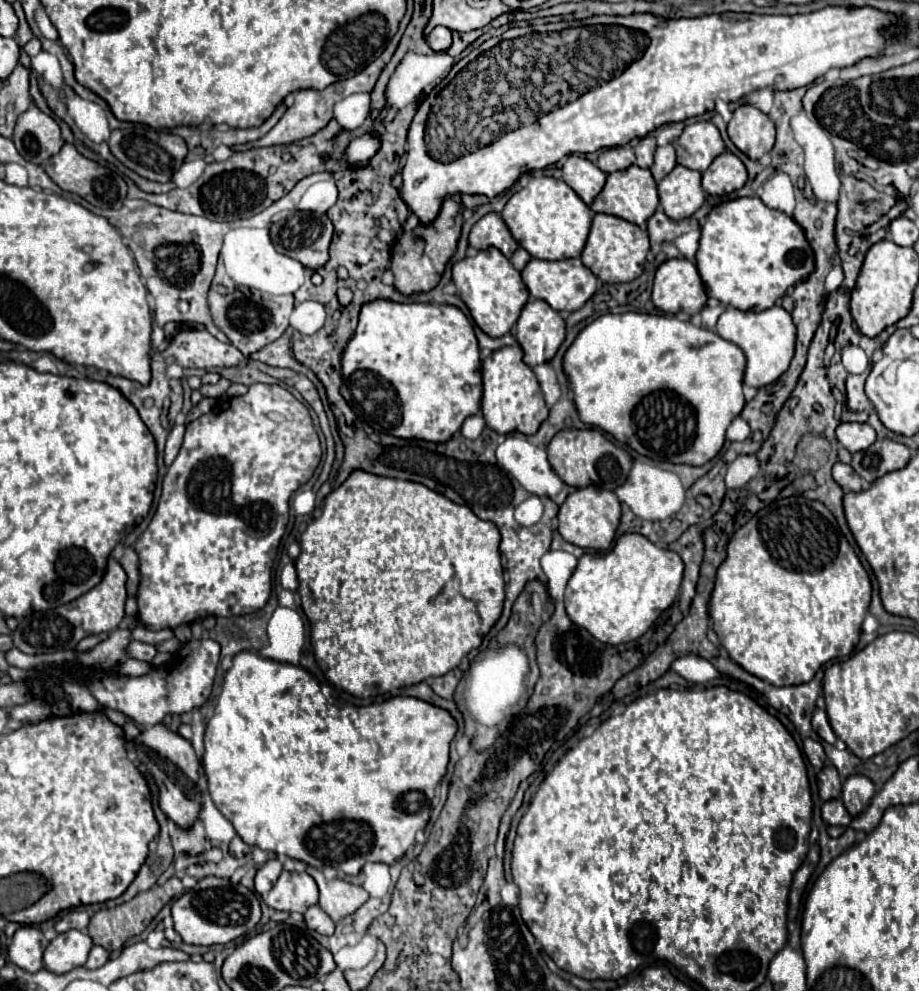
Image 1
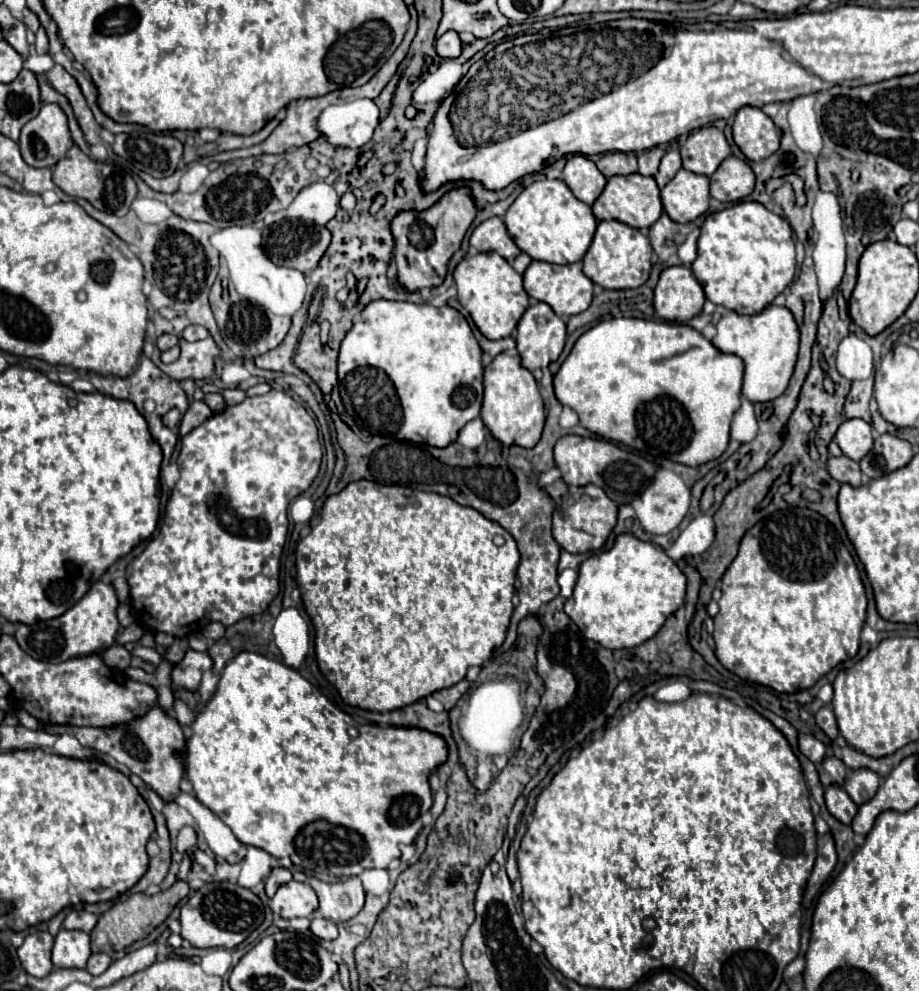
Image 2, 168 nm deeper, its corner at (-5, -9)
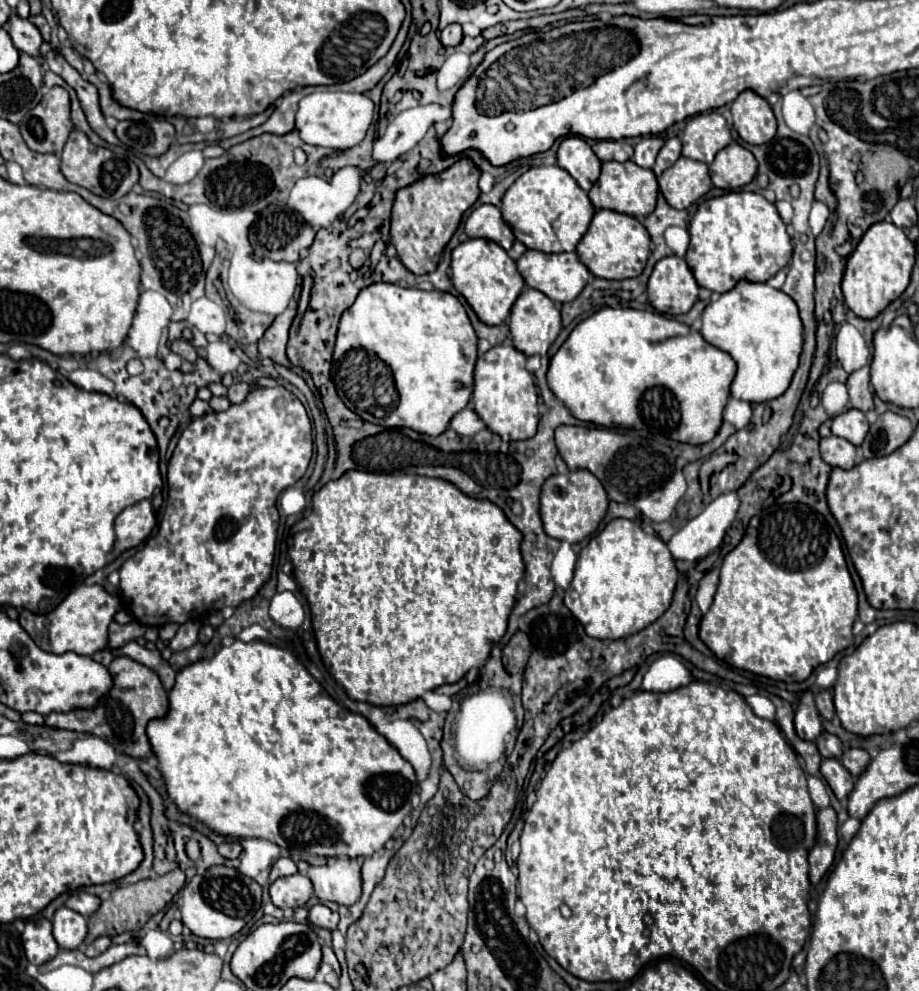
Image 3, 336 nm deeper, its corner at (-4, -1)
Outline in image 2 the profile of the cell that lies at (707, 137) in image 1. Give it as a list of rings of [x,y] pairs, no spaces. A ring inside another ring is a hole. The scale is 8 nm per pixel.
[[[705,126],[691,132],[681,146],[683,168],[705,176],[711,176],[729,154],[731,148],[723,132],[715,126]]]

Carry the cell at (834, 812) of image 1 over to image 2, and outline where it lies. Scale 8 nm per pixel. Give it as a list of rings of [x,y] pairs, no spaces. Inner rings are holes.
[[[827,786],[825,788],[825,804],[829,812],[841,820],[843,824],[851,824],[851,816],[855,816],[857,804],[851,800],[851,796],[845,792],[843,786]]]

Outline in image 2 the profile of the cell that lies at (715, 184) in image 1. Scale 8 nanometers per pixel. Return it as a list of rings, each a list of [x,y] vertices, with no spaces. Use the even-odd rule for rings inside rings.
[[[729,156],[711,176],[711,196],[721,202],[737,202],[747,198],[755,188],[755,174],[751,166],[737,158]]]

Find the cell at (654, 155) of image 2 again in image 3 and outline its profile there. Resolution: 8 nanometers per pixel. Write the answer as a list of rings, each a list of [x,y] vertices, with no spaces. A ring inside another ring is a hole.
[[[648,136],[648,138],[642,138],[636,146],[634,146],[634,156],[632,156],[632,162],[636,162],[638,166],[642,168],[652,168],[654,166],[654,160],[660,152],[660,148],[664,146],[664,140],[660,136]]]

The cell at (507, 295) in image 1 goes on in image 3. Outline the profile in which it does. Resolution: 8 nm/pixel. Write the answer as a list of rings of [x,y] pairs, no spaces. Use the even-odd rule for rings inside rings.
[[[466,240],[452,252],[452,284],[484,324],[504,324],[524,290],[524,278],[506,250],[492,240]]]

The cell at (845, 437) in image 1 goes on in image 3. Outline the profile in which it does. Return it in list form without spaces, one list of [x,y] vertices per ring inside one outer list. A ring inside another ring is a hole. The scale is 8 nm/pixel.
[[[846,410],[832,418],[832,434],[860,446],[868,432],[868,420],[860,410]]]

